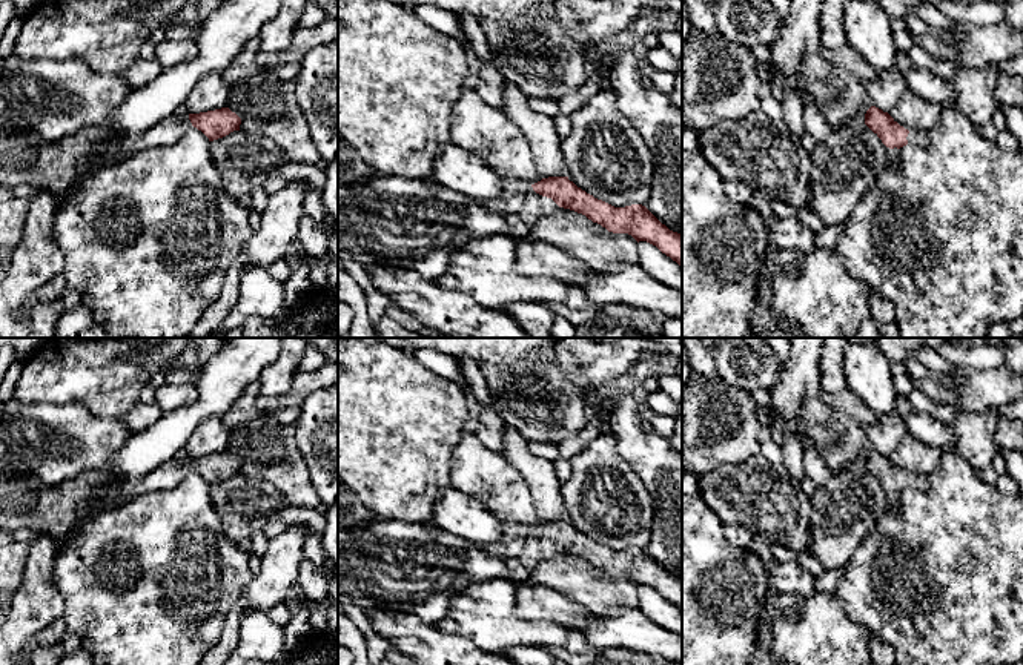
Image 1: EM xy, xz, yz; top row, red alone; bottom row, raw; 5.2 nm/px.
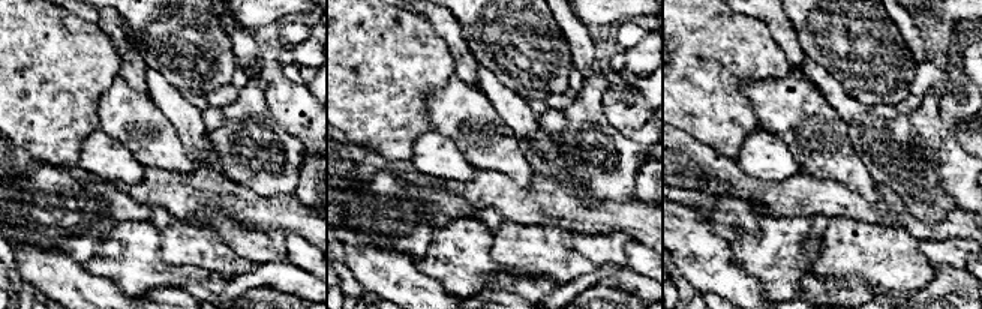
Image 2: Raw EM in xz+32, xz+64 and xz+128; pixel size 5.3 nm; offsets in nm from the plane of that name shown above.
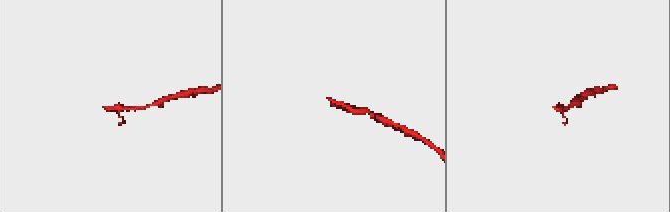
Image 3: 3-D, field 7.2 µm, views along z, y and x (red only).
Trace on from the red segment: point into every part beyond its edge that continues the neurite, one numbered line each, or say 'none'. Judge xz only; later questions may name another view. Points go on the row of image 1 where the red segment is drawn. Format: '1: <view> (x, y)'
1: xz (518, 197)

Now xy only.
1: xy (171, 129)

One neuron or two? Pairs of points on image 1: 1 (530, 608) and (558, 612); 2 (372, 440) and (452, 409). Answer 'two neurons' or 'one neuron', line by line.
1: one neuron
2: one neuron

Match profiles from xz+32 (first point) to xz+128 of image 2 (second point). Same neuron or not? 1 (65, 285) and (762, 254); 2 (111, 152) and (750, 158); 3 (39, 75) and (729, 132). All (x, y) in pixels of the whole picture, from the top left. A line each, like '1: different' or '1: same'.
1: different
2: same
3: same

